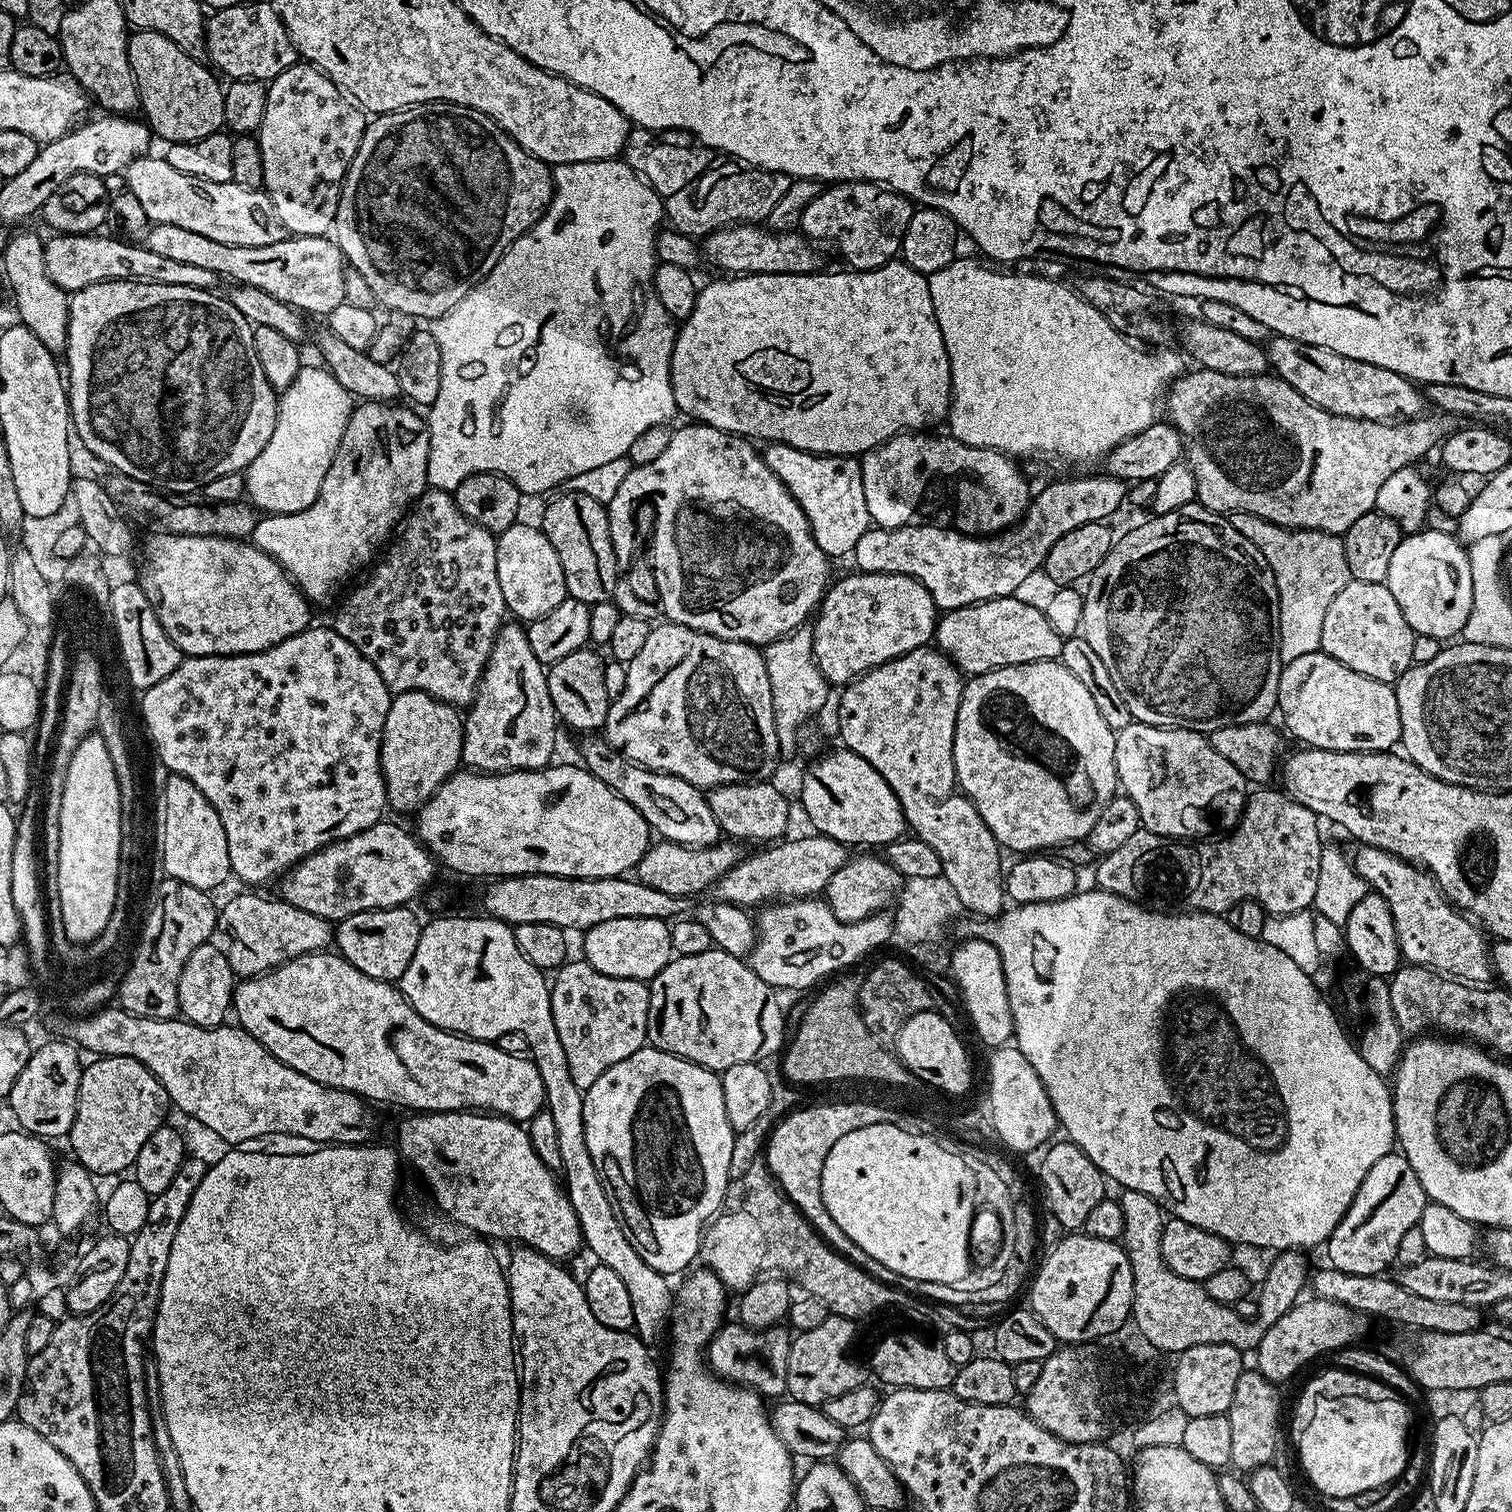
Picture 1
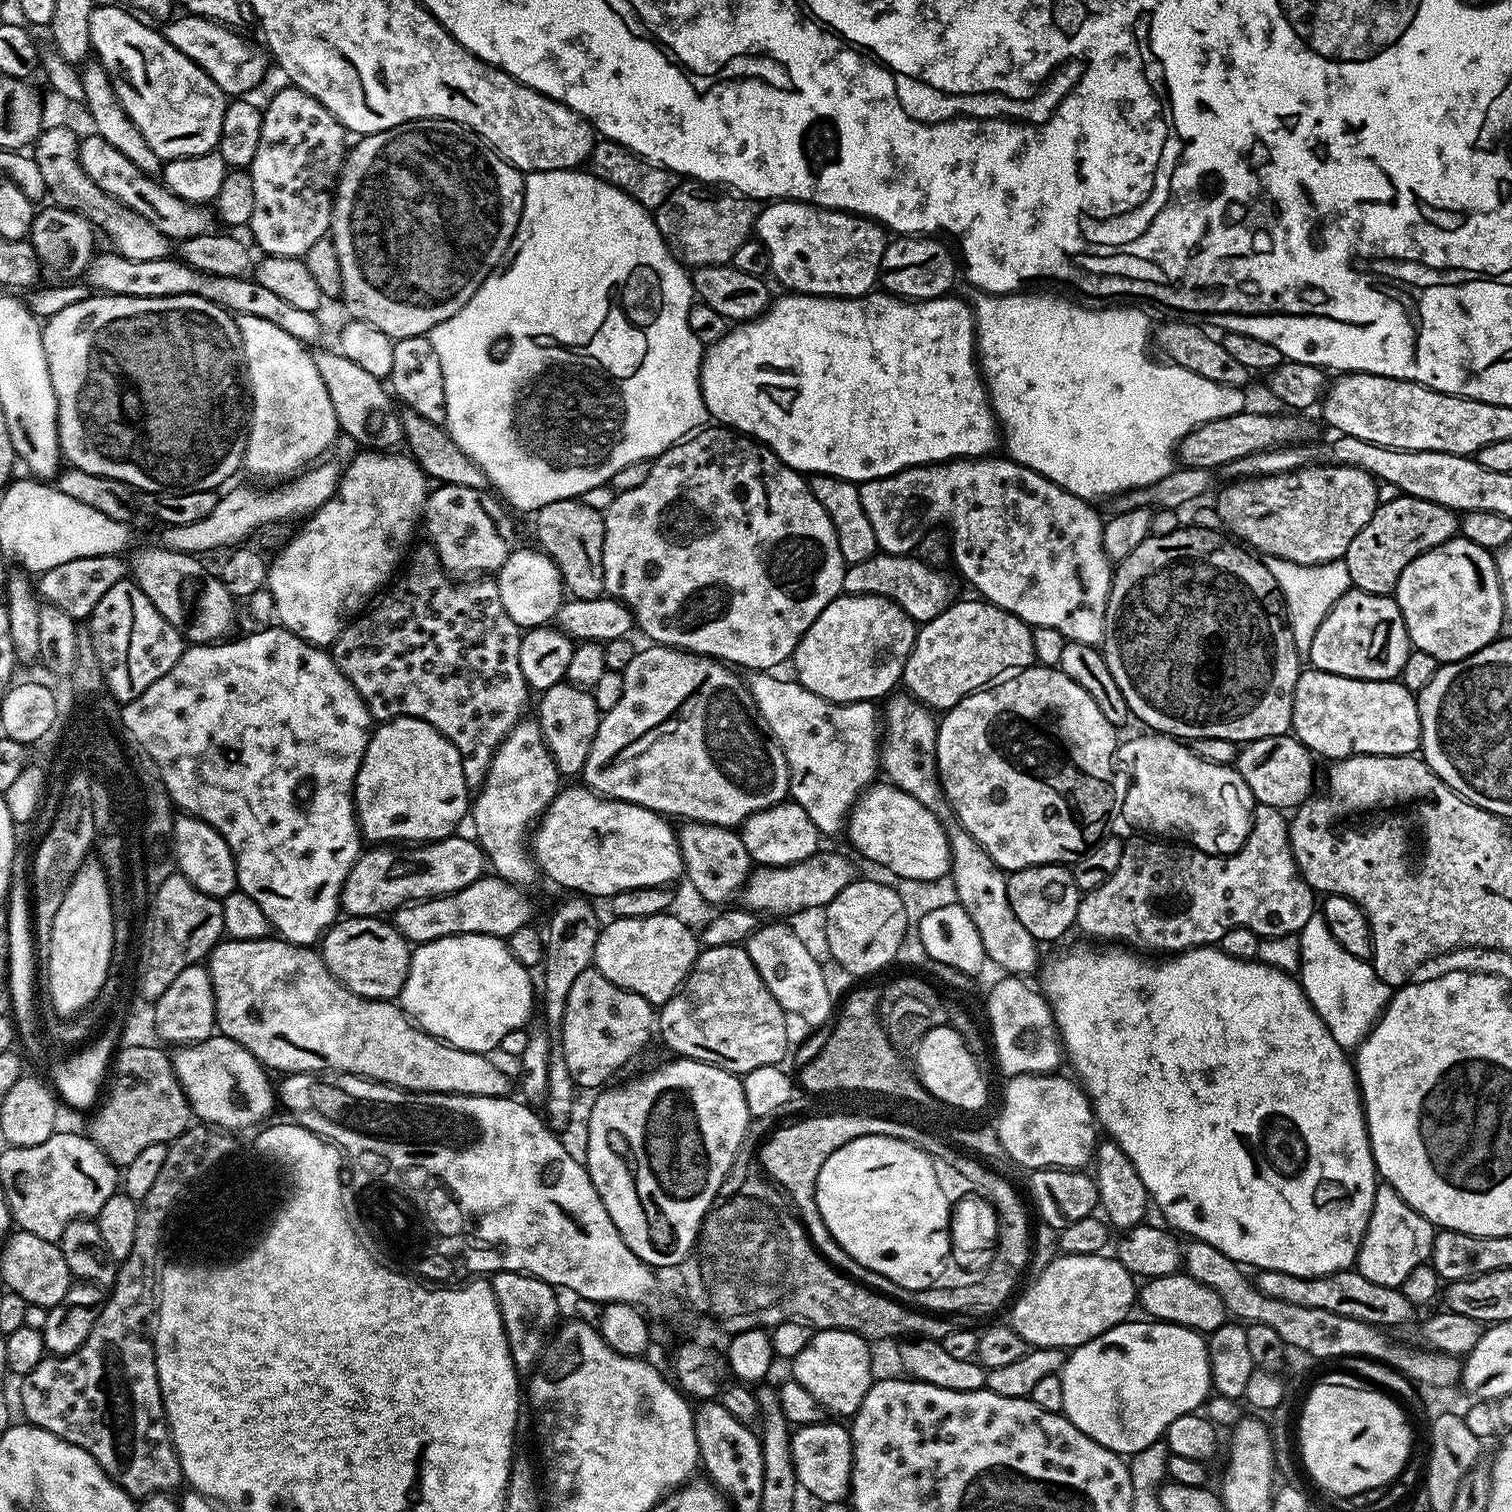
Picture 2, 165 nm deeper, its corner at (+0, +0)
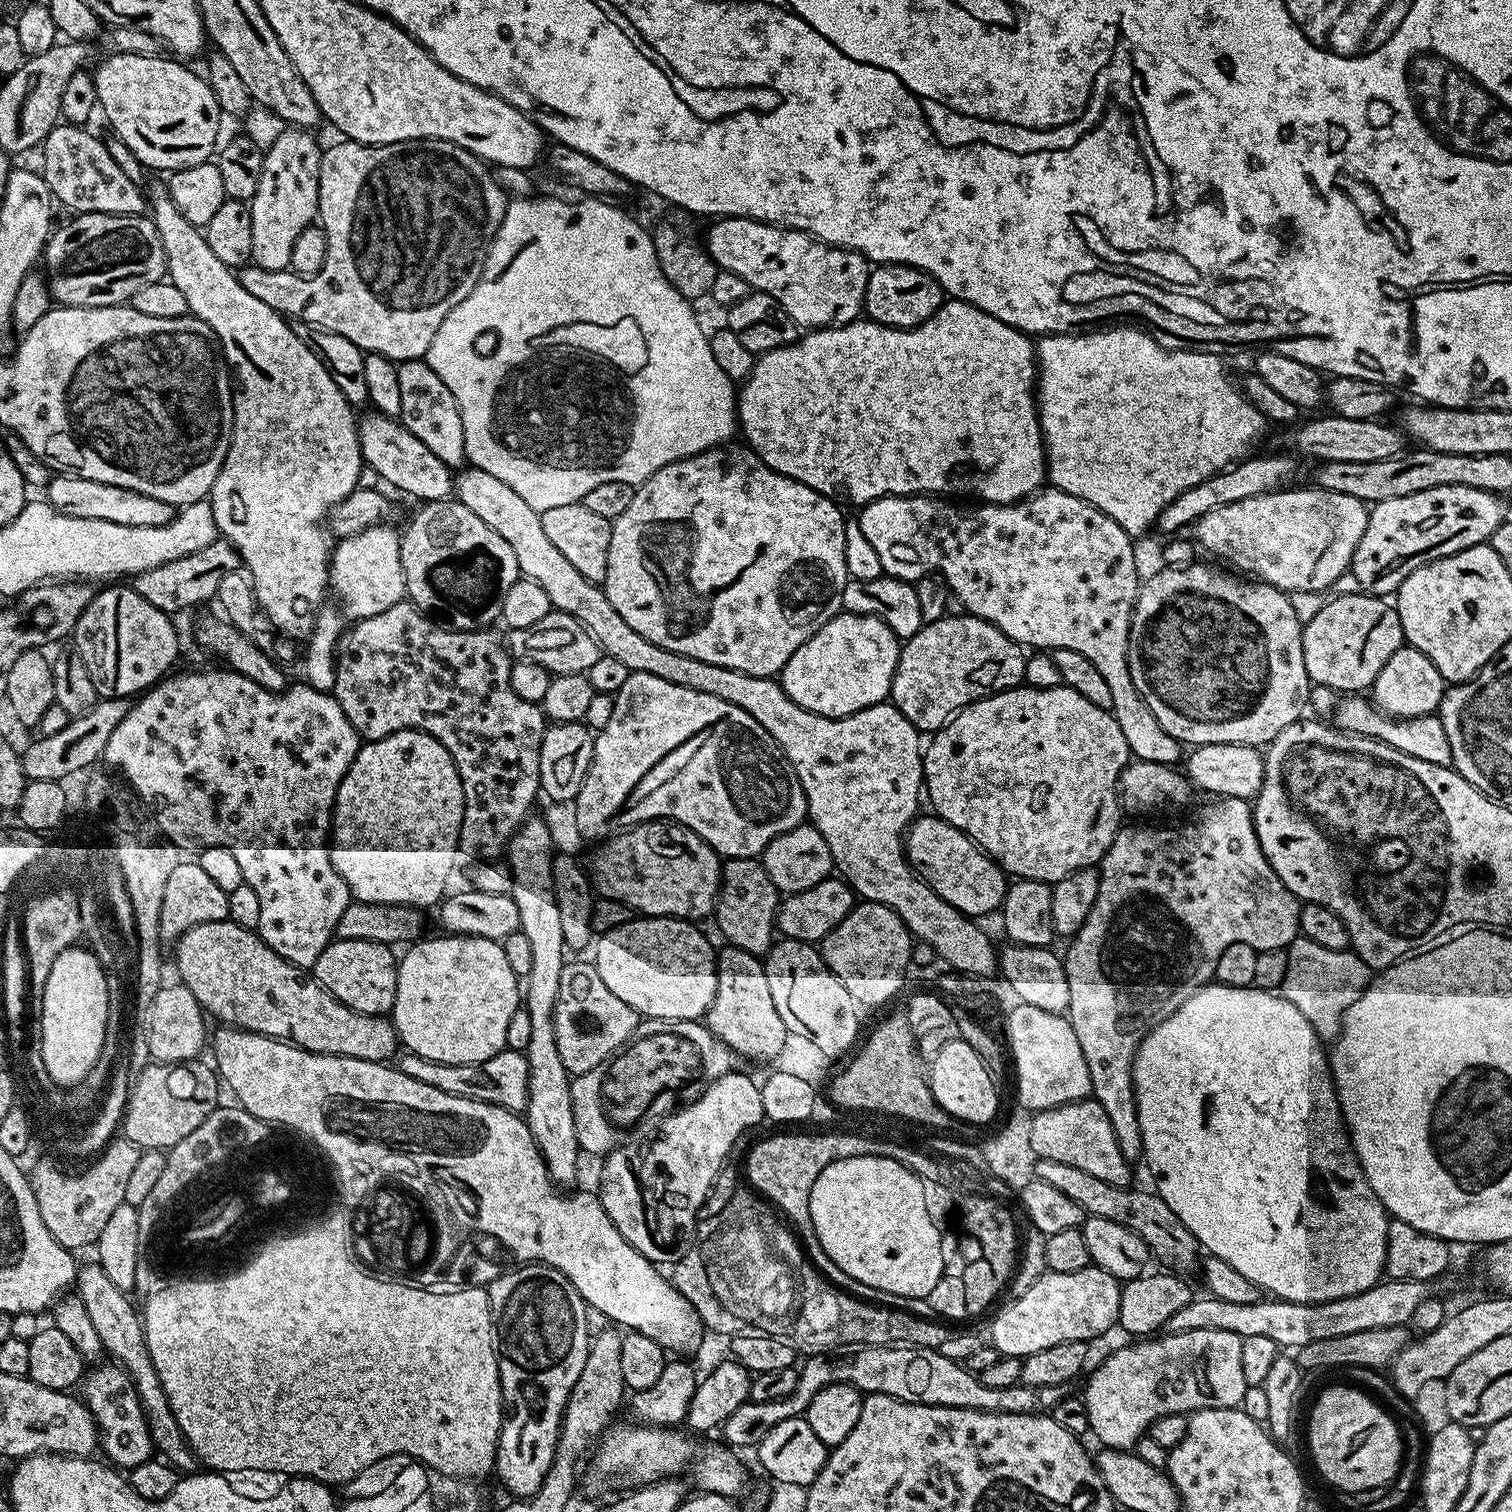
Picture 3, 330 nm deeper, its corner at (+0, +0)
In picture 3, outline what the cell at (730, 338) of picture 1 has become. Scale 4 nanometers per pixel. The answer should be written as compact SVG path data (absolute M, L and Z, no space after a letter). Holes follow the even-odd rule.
M948 298L933 316L916 328L891 328L867 318L857 318L848 324L805 331L796 343L763 353L753 363L748 379L743 381L741 388L744 389L738 392L738 428L741 433L744 431L743 439L748 447L759 454L766 466L840 502L849 500L855 506L863 506L883 496L935 494L940 498L977 496L977 501L986 504L1015 504L1032 495L1046 480L1037 387L1038 361L1033 337L978 310L978 306Z

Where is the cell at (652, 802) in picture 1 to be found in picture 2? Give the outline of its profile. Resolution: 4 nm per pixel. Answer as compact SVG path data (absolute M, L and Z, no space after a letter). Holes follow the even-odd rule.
M684 822L679 825L680 853L684 859L684 876L692 888L708 904L724 906L741 895L754 871L754 865L739 831L713 824Z

